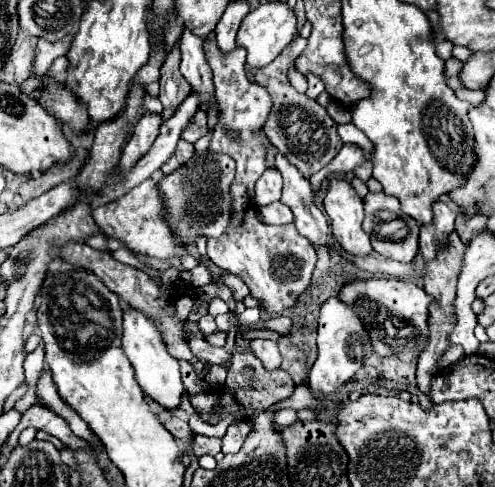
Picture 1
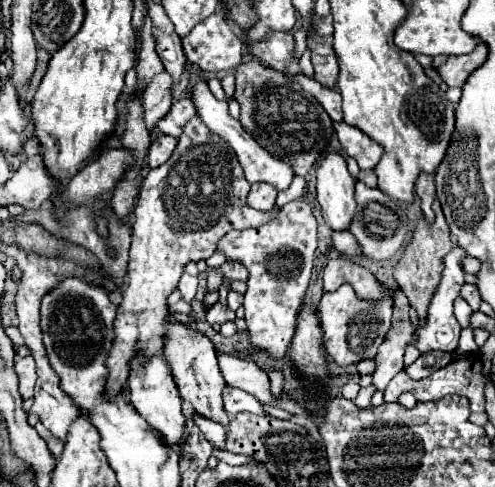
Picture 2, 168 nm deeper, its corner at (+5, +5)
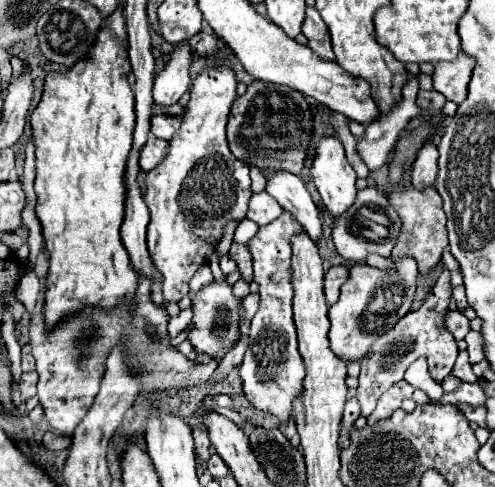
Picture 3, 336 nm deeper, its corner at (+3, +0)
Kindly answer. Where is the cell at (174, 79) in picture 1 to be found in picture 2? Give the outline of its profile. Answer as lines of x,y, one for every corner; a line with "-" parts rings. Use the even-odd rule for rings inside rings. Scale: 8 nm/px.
150,1
150,17
152,17
152,23
154,23
156,51
162,59
162,63
164,63
166,73
172,77
174,83
178,83
178,79
184,71
184,63
186,63
186,55
184,55
184,49
182,49
182,39
174,31
174,25
168,19
162,5

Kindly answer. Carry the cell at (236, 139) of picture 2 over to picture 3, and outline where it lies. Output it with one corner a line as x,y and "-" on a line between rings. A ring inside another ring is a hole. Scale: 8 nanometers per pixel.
272,172
266,182
266,192
296,220
300,220
302,228
314,242
322,240
322,220
318,208
298,176
290,172

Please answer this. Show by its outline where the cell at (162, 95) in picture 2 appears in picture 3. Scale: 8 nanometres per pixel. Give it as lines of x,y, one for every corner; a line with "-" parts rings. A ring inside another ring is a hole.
188,42
178,44
170,52
170,60
166,66
154,76
154,102
160,106
176,104
182,94
190,88
190,64
192,64
192,48

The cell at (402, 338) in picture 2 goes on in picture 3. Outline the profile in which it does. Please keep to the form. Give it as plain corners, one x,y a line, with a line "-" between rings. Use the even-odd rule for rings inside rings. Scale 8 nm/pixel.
444,268
442,276
438,278
436,286
430,290
430,296
424,300
424,304
416,310
416,312
408,312
404,318
398,320
398,324
388,330
386,334
382,334
370,348
370,352
360,360
360,386
358,386
358,402
360,402
360,416
368,418
372,414
372,410
376,408
378,398
398,380
404,378
404,372
408,370
408,366
418,360
420,356
424,356
428,360
430,366
430,376
442,384
442,380
452,372
452,366
456,362
458,356
458,346
452,340
452,336
448,336
448,330
444,328
444,312
448,312
448,302
450,302
450,270

